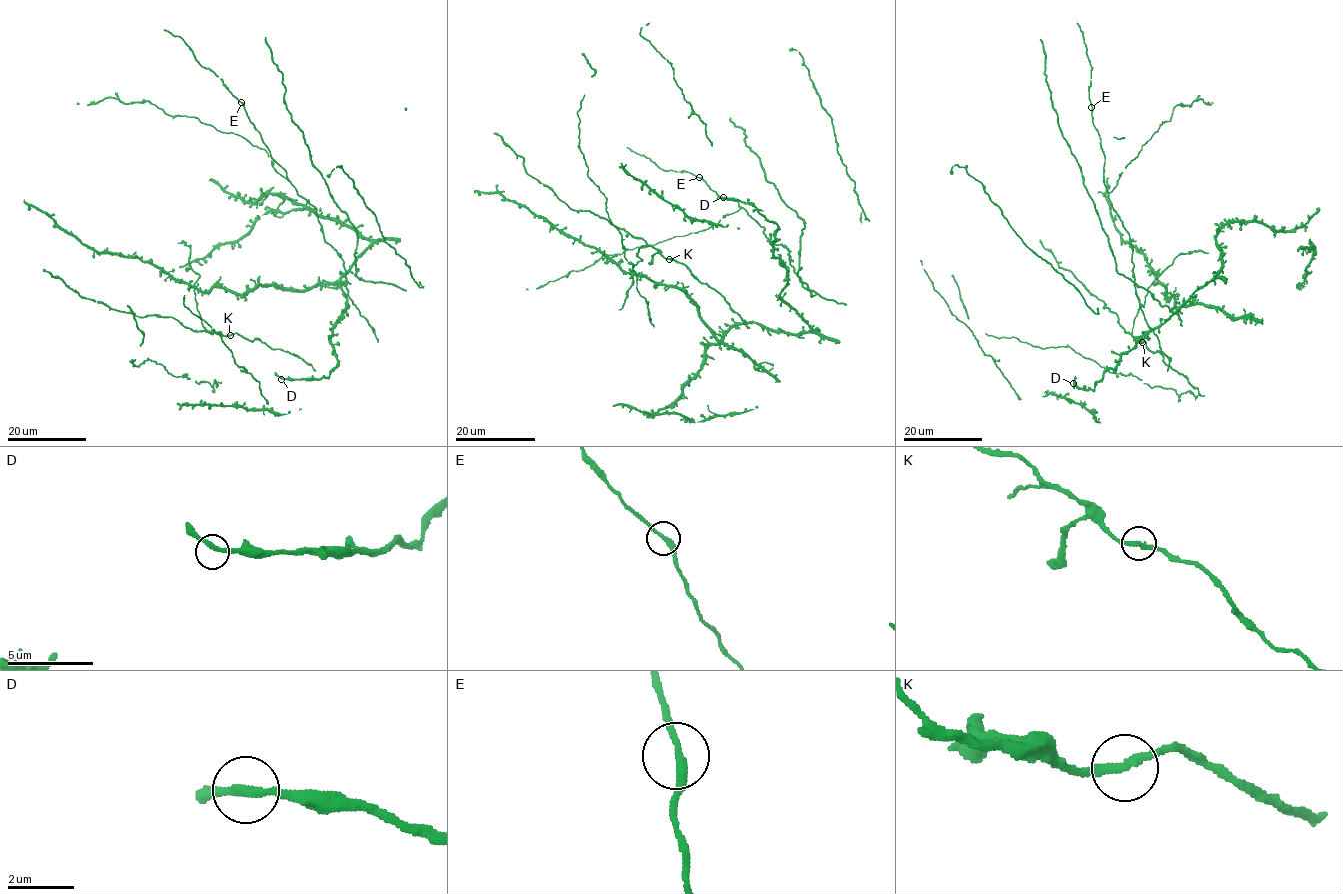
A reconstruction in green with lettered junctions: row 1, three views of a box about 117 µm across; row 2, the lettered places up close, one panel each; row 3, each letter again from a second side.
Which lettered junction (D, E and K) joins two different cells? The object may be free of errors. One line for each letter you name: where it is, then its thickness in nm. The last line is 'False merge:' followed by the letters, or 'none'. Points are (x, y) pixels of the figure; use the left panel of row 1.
False merge: none

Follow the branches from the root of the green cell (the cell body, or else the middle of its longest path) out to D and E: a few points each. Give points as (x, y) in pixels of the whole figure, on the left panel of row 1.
D: (342, 292), (346, 297), (345, 311), (333, 327), (330, 337), (337, 365), (326, 377), (281, 379)
E: (342, 292), (345, 302), (352, 304), (342, 258), (325, 241), (316, 208), (297, 193), (241, 102)

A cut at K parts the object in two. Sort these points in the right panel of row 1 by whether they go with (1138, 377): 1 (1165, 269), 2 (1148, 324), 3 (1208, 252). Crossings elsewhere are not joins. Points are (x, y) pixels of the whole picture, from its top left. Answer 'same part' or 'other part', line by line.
1: other part
2: same part
3: other part

